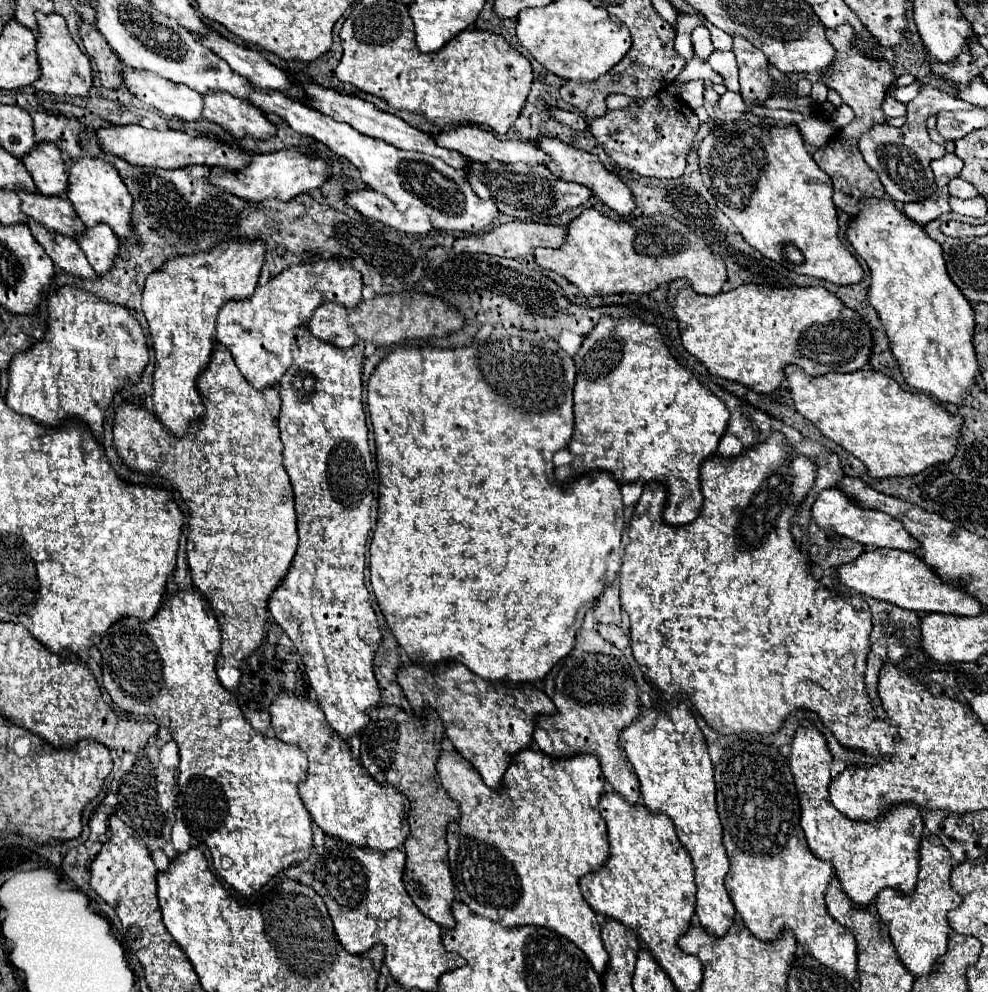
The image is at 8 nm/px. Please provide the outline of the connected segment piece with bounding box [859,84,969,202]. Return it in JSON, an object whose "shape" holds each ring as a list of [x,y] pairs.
{"shape":[[[929,84],[921,88],[921,92],[906,104],[907,122],[901,128],[893,128],[889,124],[877,124],[877,128],[871,128],[871,132],[863,134],[859,140],[859,150],[865,158],[865,162],[879,174],[885,192],[895,200],[895,202],[917,202],[925,200],[931,194],[935,194],[935,180],[931,172],[931,160],[941,158],[945,154],[945,148],[937,142],[933,142],[927,134],[927,118],[947,110],[947,108],[963,108],[969,106],[967,102],[937,90]]]}

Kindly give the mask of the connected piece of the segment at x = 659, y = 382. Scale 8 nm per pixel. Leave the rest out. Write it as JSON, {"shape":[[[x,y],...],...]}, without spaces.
{"shape":[[[601,316],[597,326],[583,338],[581,348],[573,356],[577,366],[575,380],[575,432],[569,442],[573,456],[569,478],[577,478],[591,470],[611,472],[619,484],[627,482],[665,482],[669,490],[663,518],[671,526],[683,526],[699,516],[703,502],[699,468],[703,458],[713,456],[719,438],[727,430],[729,410],[707,386],[703,386],[687,368],[683,368],[663,342],[657,326],[645,324],[637,316]]]}

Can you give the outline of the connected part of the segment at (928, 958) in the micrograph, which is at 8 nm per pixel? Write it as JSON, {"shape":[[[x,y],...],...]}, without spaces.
{"shape":[[[927,834],[919,844],[919,880],[915,890],[911,894],[901,894],[899,890],[885,888],[875,898],[879,918],[889,930],[899,960],[913,976],[923,976],[931,972],[937,958],[947,952],[947,936],[949,936],[947,912],[961,904],[961,896],[949,884],[951,870],[953,860],[949,850],[941,844],[939,836]]]}

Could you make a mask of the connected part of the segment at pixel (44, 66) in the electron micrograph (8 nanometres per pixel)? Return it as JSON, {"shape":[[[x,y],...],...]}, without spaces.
{"shape":[[[37,12],[37,62],[41,76],[35,80],[35,90],[55,94],[55,96],[87,96],[93,84],[93,70],[89,58],[79,50],[71,38],[65,18],[59,14]]]}

